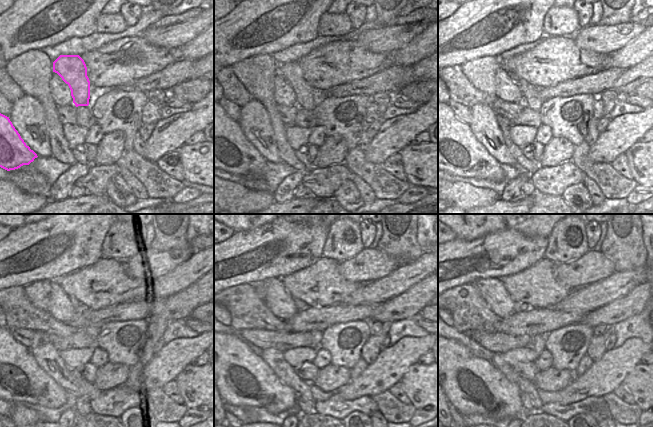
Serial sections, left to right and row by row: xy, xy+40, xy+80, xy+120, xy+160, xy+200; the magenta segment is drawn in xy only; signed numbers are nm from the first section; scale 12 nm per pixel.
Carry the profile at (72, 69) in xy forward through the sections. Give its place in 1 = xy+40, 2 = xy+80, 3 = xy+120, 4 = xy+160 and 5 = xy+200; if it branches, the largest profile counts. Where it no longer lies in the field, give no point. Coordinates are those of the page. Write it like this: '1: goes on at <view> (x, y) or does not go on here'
1: goes on at xy+40 (292, 71)
2: goes on at xy+80 (529, 92)
3: goes on at xy+120 (91, 331)
4: goes on at xy+160 (316, 335)
5: goes on at xy+200 (538, 344)

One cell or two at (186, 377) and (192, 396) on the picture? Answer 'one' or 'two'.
one

